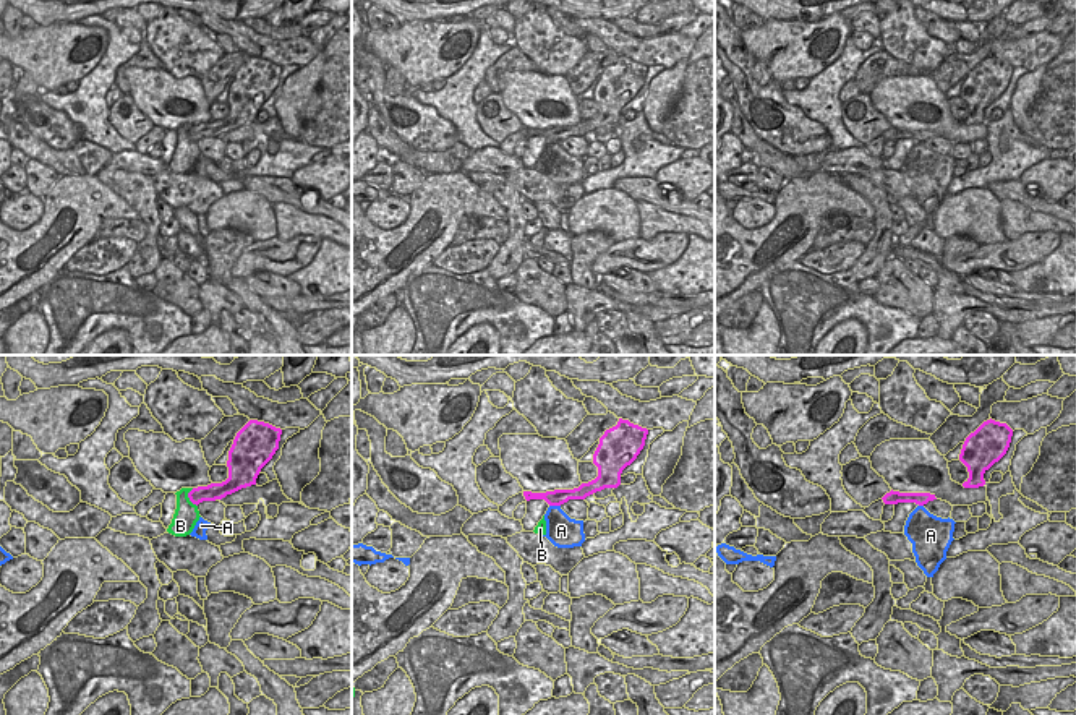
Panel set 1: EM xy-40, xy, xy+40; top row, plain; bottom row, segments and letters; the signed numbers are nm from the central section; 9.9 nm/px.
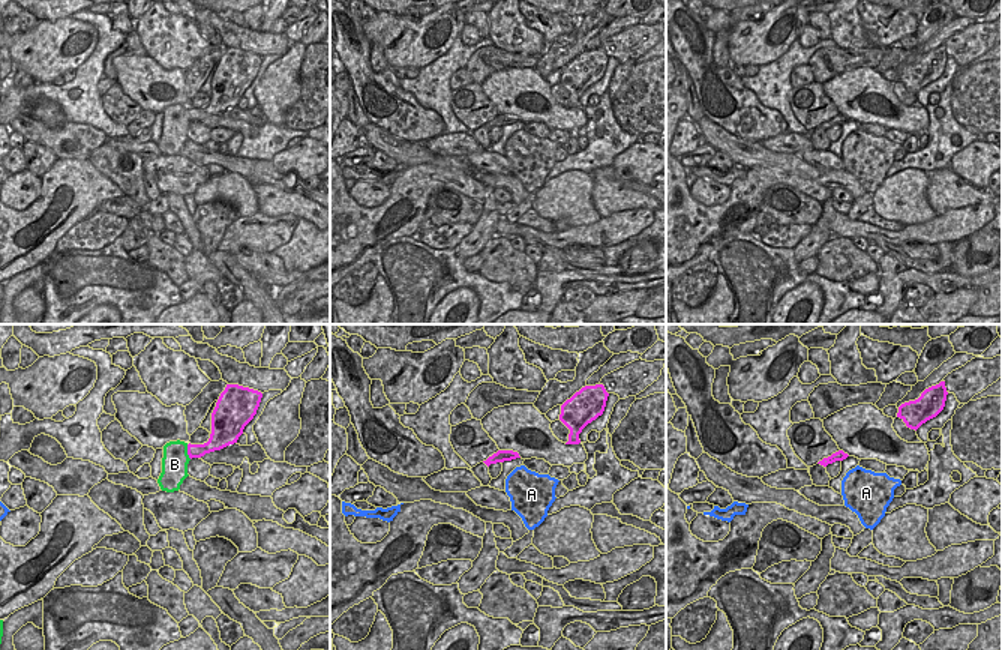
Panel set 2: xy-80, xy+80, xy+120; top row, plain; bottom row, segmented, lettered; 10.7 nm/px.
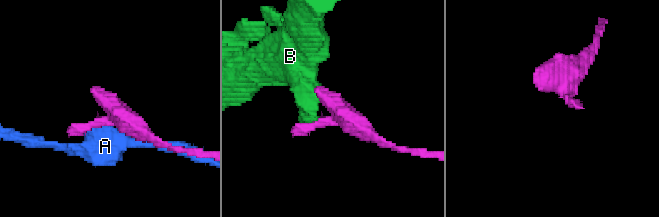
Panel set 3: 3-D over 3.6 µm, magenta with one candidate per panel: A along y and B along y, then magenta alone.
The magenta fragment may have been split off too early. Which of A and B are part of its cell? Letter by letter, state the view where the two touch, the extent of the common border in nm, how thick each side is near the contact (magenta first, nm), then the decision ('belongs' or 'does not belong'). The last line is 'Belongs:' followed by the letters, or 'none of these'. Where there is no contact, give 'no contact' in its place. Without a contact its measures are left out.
A: contact in xy; length 110 nm; calibres 160 and 300 nm; does not belong
B: contact in xy-40; length 200 nm; calibres 170 and 240 nm; does not belong
Belongs: none of these

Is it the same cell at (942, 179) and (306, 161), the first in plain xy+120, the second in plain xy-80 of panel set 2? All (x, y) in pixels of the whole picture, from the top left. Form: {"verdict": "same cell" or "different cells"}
{"verdict": "different cells"}

